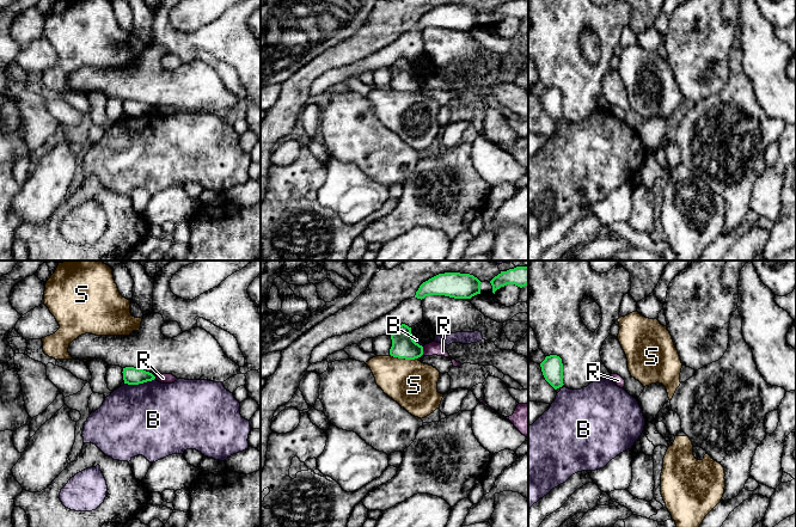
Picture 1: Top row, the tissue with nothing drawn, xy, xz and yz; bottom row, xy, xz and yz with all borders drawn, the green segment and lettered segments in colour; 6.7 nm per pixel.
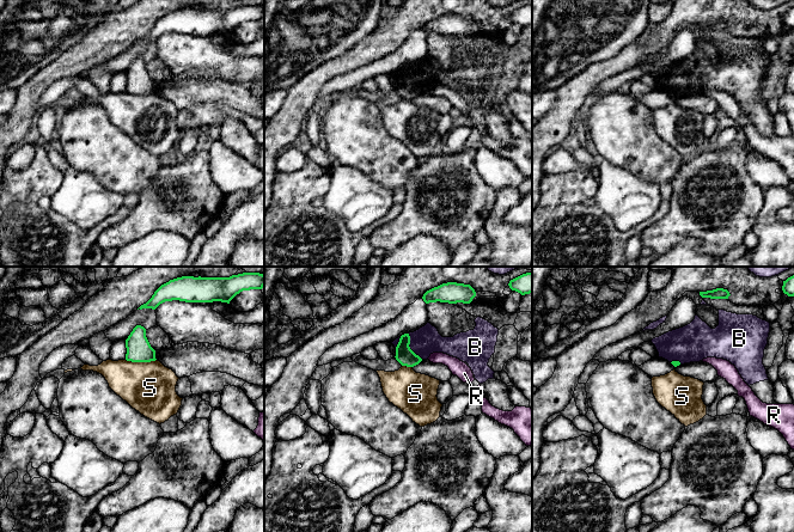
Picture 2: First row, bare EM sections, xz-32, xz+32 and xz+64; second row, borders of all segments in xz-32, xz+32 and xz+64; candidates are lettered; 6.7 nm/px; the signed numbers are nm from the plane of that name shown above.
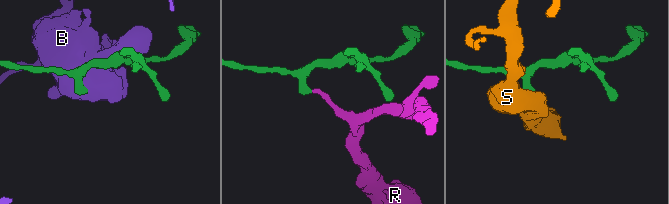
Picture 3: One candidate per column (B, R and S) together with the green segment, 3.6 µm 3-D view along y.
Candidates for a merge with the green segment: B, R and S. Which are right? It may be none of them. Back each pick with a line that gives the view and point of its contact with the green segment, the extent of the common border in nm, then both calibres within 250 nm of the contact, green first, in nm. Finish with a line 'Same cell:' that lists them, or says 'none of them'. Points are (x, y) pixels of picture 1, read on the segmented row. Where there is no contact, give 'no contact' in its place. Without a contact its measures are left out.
Same cell: none of them

